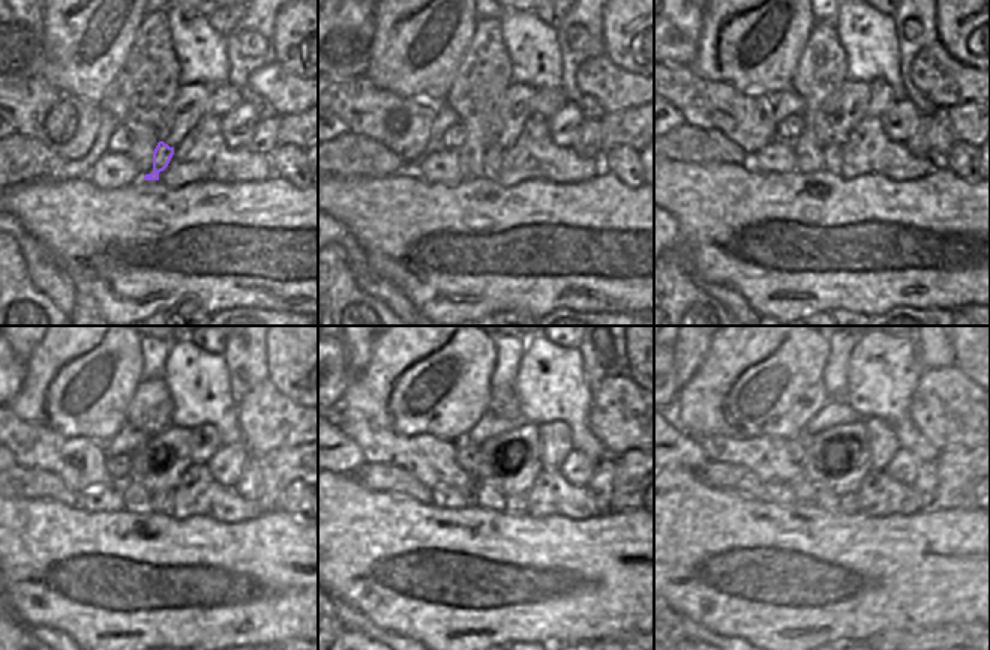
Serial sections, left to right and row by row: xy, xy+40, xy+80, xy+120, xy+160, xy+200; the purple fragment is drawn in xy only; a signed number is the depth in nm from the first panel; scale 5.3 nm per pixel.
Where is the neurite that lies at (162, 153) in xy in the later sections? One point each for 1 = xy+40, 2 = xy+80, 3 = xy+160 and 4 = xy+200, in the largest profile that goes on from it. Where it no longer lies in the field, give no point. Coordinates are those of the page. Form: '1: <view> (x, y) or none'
1: xy+40 (494, 158)
2: xy+80 (833, 156)
3: xy+160 (513, 505)
4: xy+200 (848, 503)

